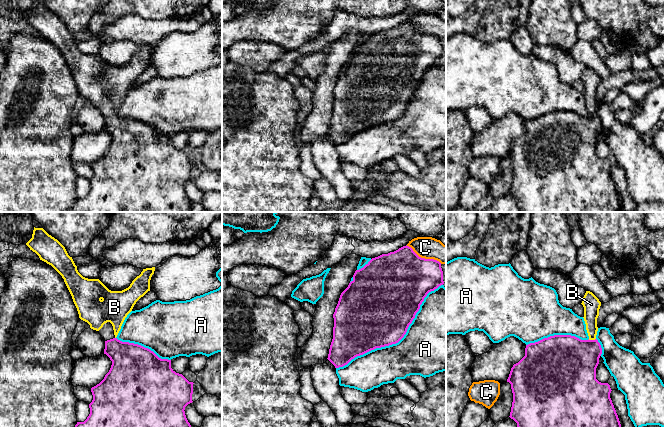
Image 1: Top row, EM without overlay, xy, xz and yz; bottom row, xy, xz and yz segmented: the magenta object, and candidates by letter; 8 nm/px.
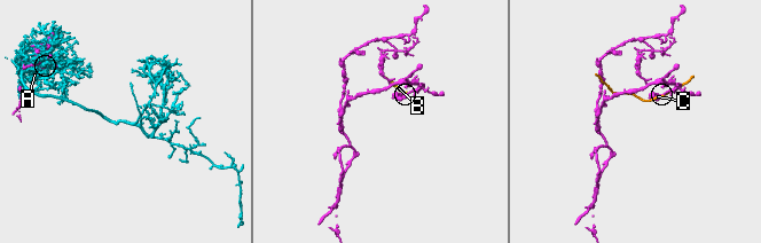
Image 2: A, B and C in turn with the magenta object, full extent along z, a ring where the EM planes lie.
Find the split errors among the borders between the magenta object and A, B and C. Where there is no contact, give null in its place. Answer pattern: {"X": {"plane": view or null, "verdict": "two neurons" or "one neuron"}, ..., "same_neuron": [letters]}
{"A": {"plane": "xz", "verdict": "two neurons"}, "B": {"plane": "yz", "verdict": "one neuron"}, "C": {"plane": "xz", "verdict": "two neurons"}, "same_neuron": ["B"]}

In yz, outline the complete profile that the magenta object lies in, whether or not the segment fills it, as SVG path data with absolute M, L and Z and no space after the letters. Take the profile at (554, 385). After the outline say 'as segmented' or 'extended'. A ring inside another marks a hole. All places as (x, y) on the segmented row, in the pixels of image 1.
M586 291L581 304L584 307L583 318L588 340L581 340L571 335L554 335L530 343L526 345L525 356L511 368L507 379L513 393L509 417L517 423L517 427L621 427L610 398L612 391L610 385L596 379L596 368L602 354L601 345L596 339L601 302L592 292Z; extended

